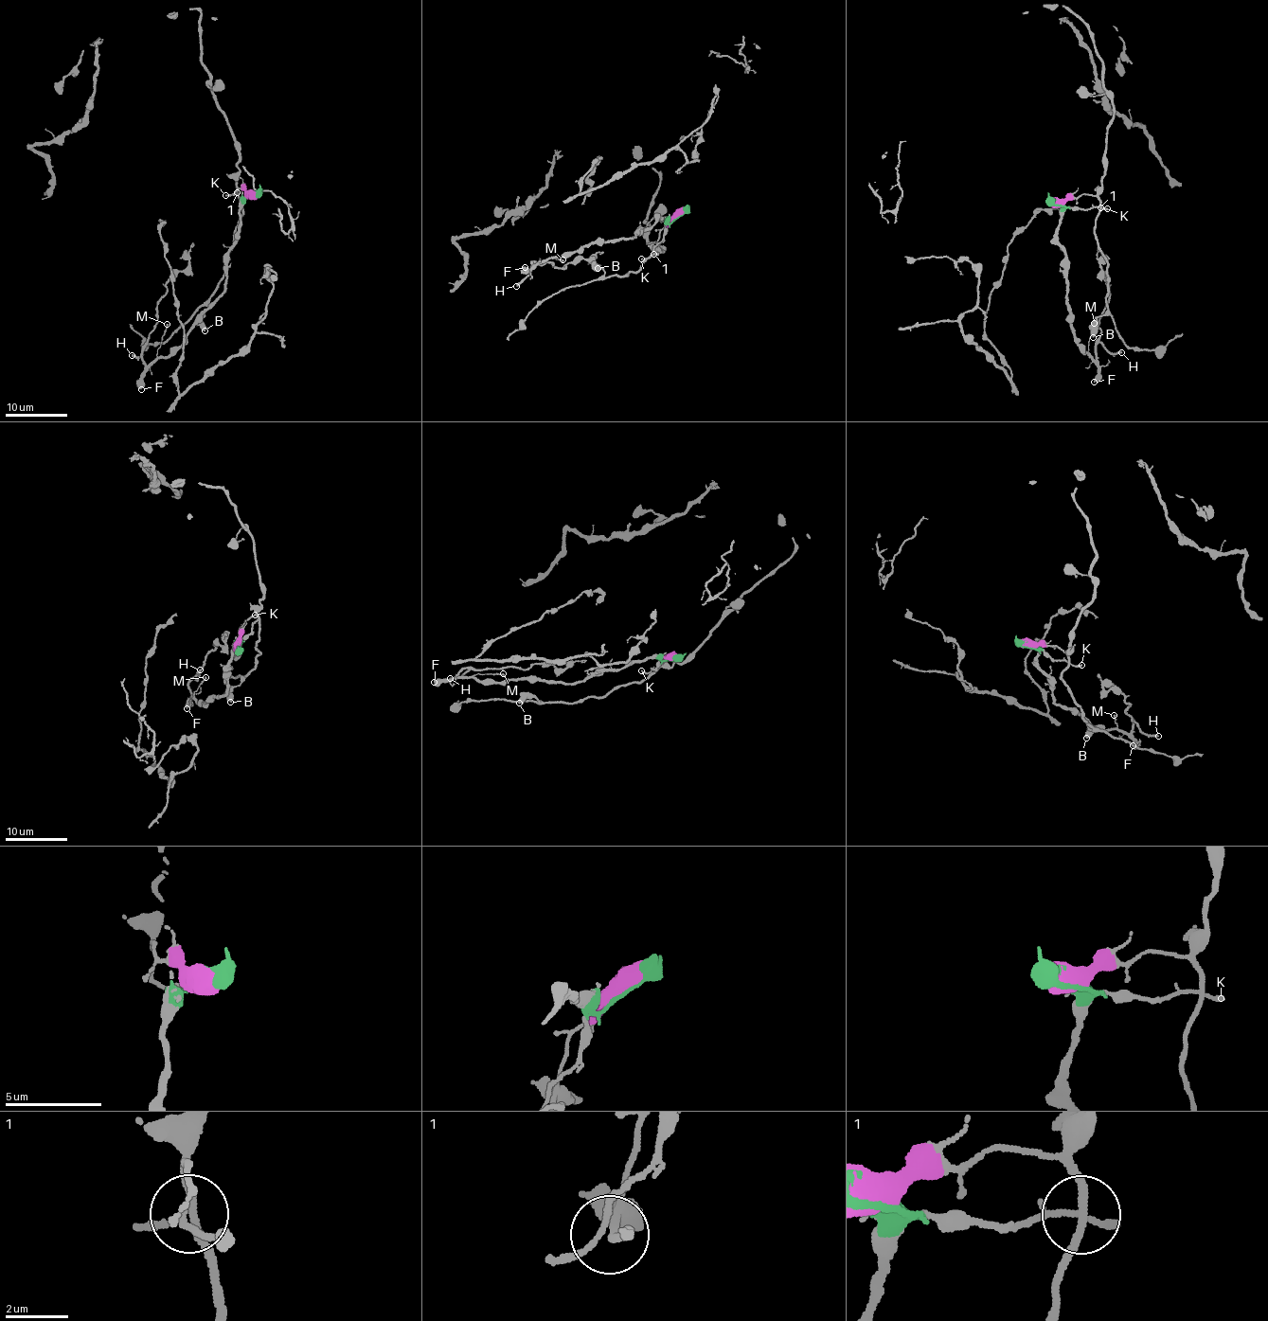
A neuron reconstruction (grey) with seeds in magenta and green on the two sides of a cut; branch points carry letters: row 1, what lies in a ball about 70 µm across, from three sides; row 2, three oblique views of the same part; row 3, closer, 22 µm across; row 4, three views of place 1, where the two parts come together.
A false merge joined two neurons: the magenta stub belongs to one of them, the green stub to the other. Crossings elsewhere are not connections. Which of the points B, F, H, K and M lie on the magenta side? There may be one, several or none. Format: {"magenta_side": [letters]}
{"magenta_side": ["B"]}

